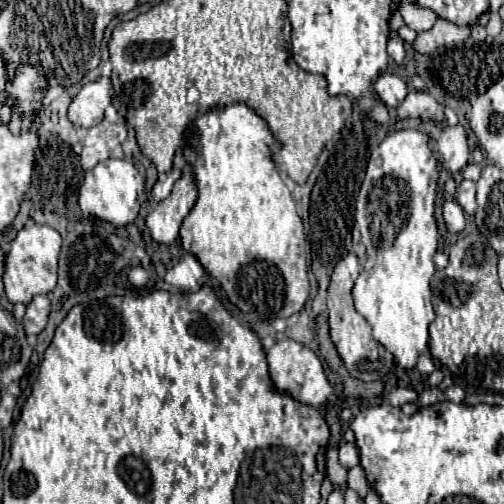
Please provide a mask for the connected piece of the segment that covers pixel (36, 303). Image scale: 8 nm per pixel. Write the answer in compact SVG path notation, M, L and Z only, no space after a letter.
M37 295L33 301L27 305L25 317L23 317L23 327L27 335L39 335L45 325L47 325L47 315L51 311L51 303L47 295Z

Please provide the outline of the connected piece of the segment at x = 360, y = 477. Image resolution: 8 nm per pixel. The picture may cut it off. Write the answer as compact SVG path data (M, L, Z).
M357 465L357 467L353 467L353 469L349 469L349 487L351 489L355 489L361 497L365 497L367 495L367 491L369 491L369 483L367 483L367 477L365 477L365 471Z

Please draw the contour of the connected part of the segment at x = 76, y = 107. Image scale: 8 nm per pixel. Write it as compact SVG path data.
M101 77L95 83L83 85L67 111L67 117L73 123L73 127L89 129L97 125L103 119L105 107L111 103L111 95L113 87L109 77Z

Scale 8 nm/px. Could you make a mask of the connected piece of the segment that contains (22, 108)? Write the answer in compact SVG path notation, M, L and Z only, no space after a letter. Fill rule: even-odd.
M21 65L17 69L17 79L13 85L7 85L7 103L13 107L13 101L19 103L19 113L31 113L37 109L37 99L45 95L41 89L45 85L45 77L33 65Z

